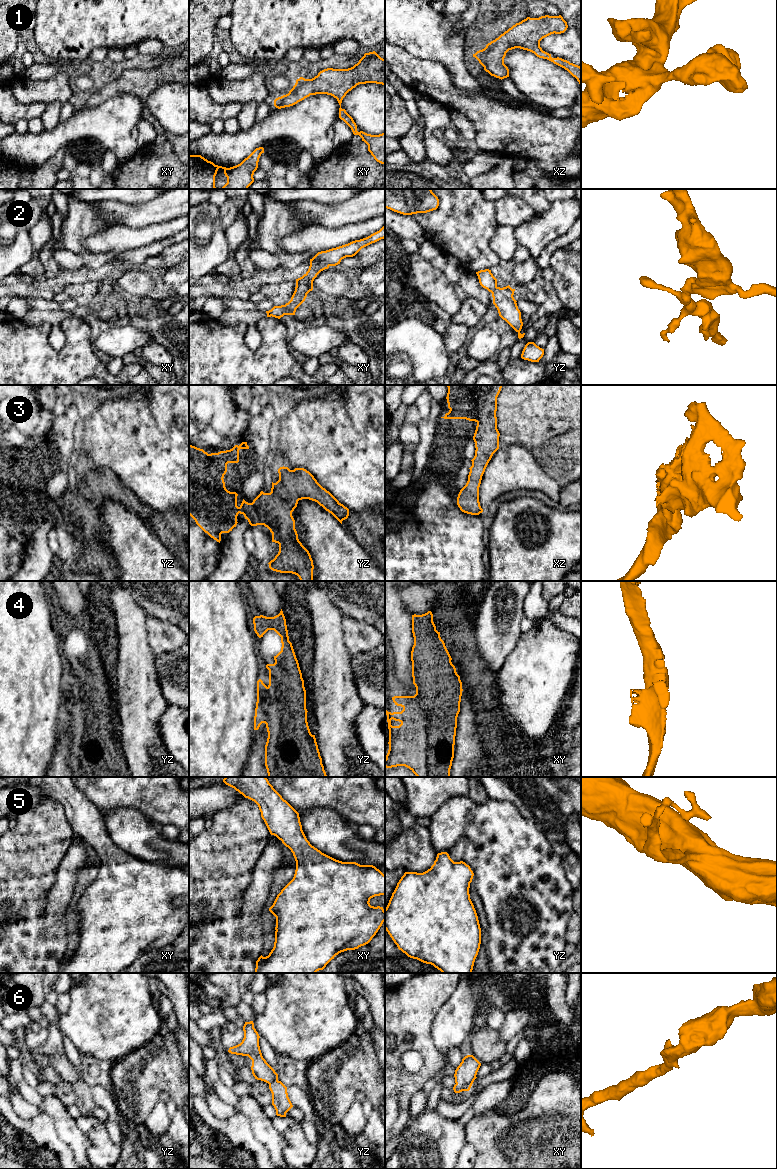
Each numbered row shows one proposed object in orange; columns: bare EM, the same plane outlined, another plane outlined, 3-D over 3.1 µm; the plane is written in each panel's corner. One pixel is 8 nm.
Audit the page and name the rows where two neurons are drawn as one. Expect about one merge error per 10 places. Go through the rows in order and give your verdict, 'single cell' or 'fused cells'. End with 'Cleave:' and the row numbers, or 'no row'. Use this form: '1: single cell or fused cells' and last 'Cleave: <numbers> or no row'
1: single cell
2: single cell
3: single cell
4: single cell
5: single cell
6: single cell
Cleave: no row

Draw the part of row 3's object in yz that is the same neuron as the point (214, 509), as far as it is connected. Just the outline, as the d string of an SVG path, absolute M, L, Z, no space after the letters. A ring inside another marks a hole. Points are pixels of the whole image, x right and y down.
M242 442L239 446L235 445L230 450L211 454L189 445L189 515L205 533L219 543L222 533L229 533L236 527L239 513L244 515L251 526L264 525L272 533L272 542L279 544L279 552L268 563L269 568L280 573L295 574L300 581L314 581L313 560L309 551L298 539L292 512L297 507L299 500L309 499L317 502L342 524L342 521L349 516L349 509L323 488L306 469L290 470L284 466L278 469L279 480L276 483L272 482L270 493L261 491L252 503L243 499L238 507L238 494L226 489L223 478L227 472L227 464L239 462L240 449L249 449L247 442Z

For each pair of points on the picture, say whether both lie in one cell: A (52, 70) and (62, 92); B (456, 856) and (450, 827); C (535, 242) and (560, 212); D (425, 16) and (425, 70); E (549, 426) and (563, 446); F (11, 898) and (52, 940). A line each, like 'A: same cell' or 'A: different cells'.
A: different cells
B: different cells
C: same cell
D: different cells
E: different cells
F: different cells

